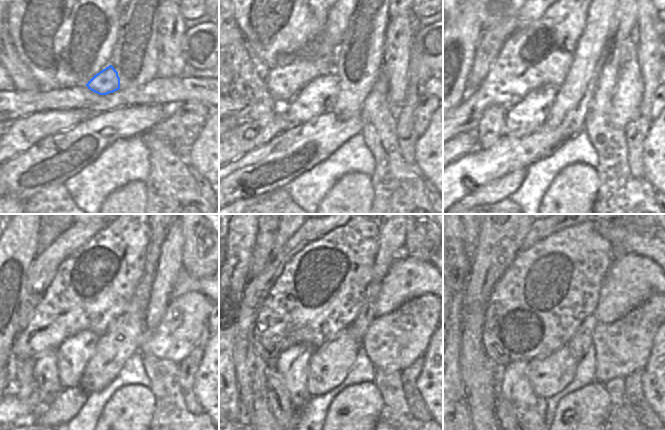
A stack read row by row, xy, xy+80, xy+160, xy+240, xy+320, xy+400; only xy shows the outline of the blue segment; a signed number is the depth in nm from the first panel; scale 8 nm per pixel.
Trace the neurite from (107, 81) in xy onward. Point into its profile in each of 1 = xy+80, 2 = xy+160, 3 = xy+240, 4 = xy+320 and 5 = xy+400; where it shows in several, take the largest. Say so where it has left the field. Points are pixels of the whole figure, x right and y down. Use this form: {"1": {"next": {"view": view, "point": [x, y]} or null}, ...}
{"1": {"next": {"view": "xy+80", "point": [318, 97]}}, "2": {"next": {"view": "xy+160", "point": [530, 114]}}, "3": {"next": {"view": "xy+240", "point": [74, 353]}}, "4": {"next": {"view": "xy+320", "point": [292, 364]}}, "5": {"next": {"view": "xy+400", "point": [515, 387]}}}

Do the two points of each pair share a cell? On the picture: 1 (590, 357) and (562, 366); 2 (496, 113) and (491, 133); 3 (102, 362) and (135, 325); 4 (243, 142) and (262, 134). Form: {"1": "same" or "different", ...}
{"1": "different", "2": "same", "3": "same", "4": "same"}

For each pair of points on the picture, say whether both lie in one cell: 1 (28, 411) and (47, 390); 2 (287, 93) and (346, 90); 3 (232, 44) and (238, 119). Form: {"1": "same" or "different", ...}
{"1": "different", "2": "different", "3": "different"}

